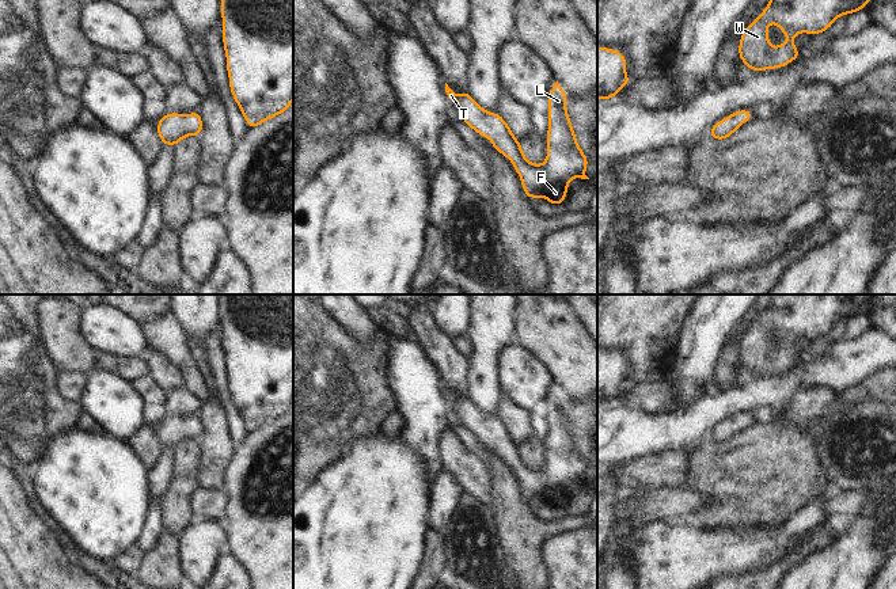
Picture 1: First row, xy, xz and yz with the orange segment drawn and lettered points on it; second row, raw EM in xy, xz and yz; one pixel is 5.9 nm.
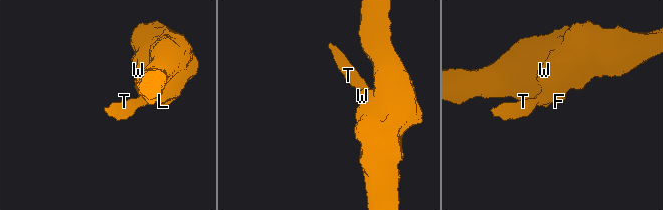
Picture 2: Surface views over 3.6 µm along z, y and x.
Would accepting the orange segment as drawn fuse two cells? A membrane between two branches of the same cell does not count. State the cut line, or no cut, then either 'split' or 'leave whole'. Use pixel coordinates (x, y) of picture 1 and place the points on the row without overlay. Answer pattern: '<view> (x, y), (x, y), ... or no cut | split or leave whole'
no cut | leave whole

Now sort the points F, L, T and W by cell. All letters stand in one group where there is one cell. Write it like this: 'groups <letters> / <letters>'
groups F L T W

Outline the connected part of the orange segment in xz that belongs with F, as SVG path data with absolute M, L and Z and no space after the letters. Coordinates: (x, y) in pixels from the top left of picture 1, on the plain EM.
M558 385L553 390L553 392L547 398L548 414L547 421L550 426L550 432L546 437L547 444L547 461L543 470L534 468L527 464L523 457L523 452L520 445L512 437L509 429L504 425L500 417L489 418L487 414L481 411L470 399L470 396L462 396L456 399L445 387L445 396L451 404L455 404L459 410L459 414L463 421L463 428L474 433L481 441L489 441L494 453L508 461L517 479L523 487L524 498L535 504L539 499L543 499L544 504L554 509L563 509L566 497L569 494L567 486L573 482L589 483L585 479L585 474L588 471L588 461L580 452L574 433L570 426L569 417L566 415L566 406L569 399L561 392Z

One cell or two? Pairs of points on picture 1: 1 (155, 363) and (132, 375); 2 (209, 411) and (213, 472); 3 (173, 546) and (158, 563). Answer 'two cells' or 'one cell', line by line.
1: two cells
2: one cell
3: one cell

